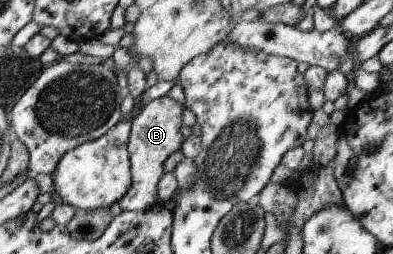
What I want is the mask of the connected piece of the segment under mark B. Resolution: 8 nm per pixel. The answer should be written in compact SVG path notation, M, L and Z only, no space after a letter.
M163 95L147 102L133 117L126 146L129 154L131 186L123 194L123 198L118 200L119 208L122 211L143 212L160 203L157 198L157 182L163 174L163 162L171 152L179 150L179 146L184 140L179 132L183 109L182 104Z

